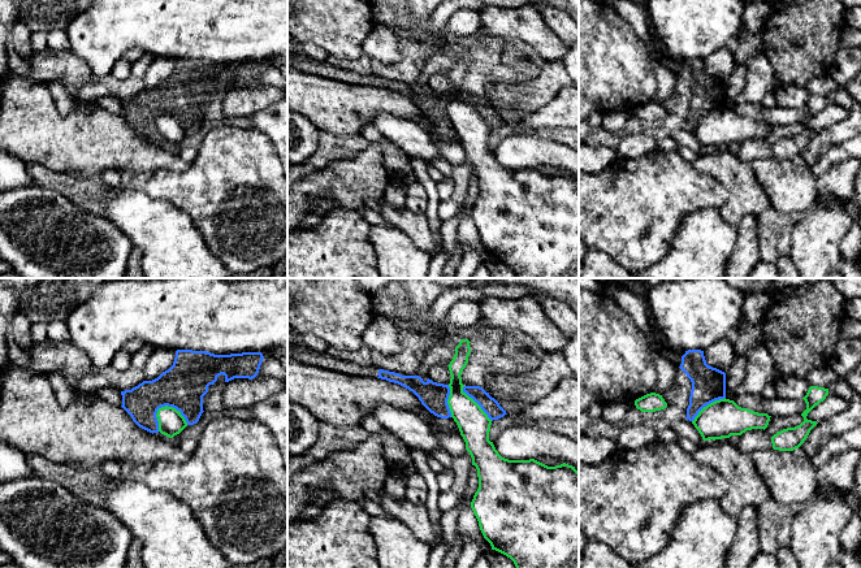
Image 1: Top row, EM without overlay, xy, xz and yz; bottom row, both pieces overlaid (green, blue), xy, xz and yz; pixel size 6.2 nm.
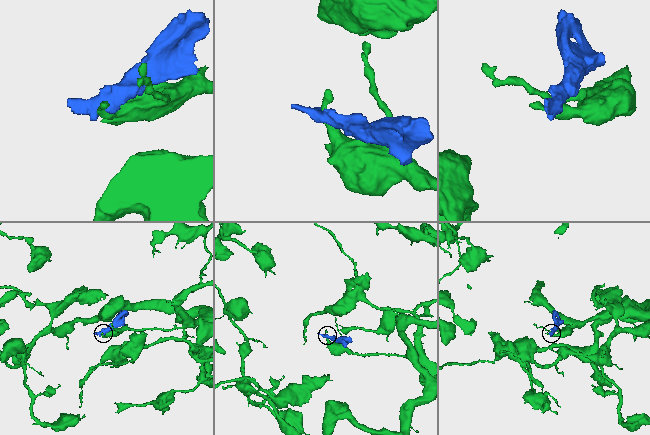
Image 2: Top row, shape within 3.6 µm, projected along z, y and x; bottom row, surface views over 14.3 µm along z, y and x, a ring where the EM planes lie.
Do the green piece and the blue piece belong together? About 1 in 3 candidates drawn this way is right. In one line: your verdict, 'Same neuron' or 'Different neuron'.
Different neuron

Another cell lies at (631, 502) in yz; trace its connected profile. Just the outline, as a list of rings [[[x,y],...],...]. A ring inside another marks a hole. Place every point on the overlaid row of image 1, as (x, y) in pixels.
[[[656,441],[639,450],[616,448],[598,465],[579,461],[579,529],[588,539],[598,539],[631,564],[640,563],[669,543],[683,508],[708,498],[719,500],[727,489],[728,482],[721,473],[698,463],[678,443]]]

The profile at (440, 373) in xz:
[[[438,364],[428,368],[427,377],[437,383],[449,385],[450,383],[450,370],[447,365]]]

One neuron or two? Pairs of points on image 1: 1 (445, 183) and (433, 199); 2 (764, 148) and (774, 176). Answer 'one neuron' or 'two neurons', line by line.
1: two neurons
2: two neurons

